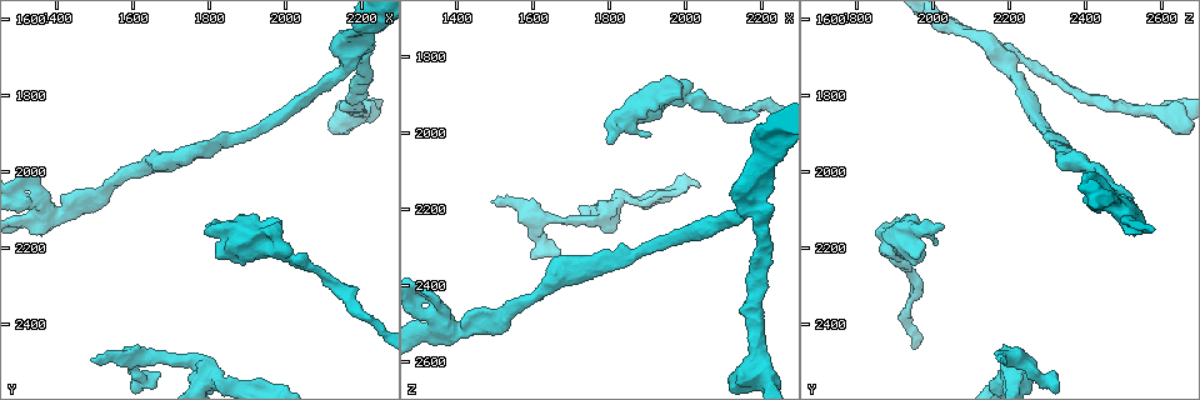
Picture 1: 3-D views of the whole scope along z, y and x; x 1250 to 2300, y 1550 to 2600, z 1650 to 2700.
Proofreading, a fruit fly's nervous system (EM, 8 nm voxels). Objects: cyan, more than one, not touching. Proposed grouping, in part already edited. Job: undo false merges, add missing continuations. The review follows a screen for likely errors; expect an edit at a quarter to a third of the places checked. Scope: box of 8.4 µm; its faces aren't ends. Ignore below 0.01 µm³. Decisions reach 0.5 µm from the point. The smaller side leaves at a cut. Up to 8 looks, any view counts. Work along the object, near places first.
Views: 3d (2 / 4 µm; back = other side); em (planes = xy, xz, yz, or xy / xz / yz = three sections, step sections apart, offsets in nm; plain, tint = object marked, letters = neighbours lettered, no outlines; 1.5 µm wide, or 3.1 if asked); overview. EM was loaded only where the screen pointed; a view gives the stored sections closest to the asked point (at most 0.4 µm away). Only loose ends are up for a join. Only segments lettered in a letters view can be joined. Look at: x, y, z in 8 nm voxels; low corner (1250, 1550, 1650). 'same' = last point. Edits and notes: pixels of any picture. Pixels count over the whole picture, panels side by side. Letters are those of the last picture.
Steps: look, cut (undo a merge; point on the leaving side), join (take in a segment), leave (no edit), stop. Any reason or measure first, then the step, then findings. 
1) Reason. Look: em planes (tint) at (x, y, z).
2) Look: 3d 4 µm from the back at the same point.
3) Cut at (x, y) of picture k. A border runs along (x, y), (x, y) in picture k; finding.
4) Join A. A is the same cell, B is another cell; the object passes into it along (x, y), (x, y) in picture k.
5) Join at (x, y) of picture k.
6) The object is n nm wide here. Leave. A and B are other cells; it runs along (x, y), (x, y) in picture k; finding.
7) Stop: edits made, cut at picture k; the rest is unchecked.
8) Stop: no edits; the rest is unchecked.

An open end. Look: em yz step 8 (letters) at (1490, 2500, 2175).

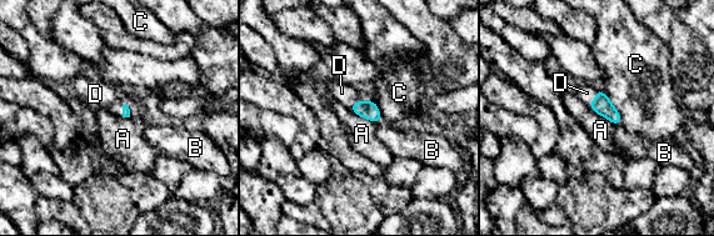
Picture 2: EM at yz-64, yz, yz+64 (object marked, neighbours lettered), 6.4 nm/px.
Join D. D is the same cell, A, B and C are other cells; the neuron continues.

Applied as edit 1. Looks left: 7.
Look: overview.

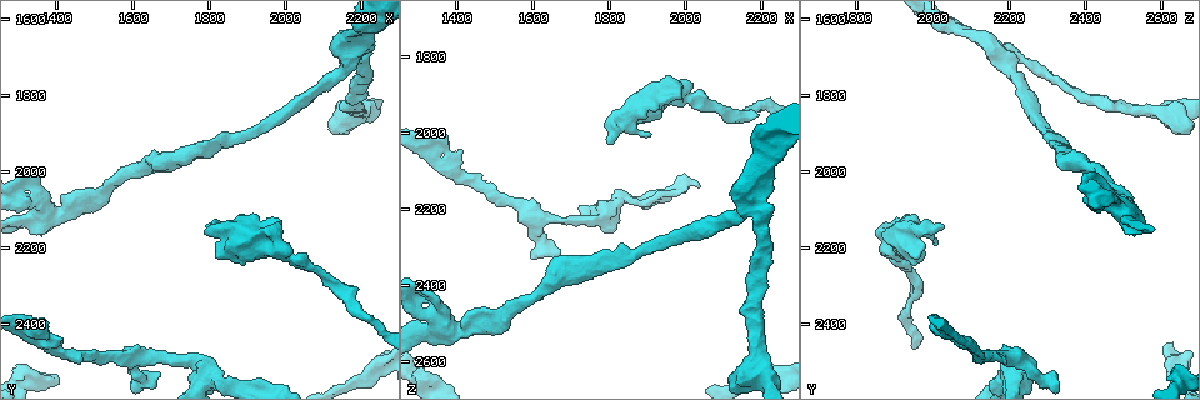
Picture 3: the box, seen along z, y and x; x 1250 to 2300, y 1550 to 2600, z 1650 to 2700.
Look: 3d 4 µm at (1320, 2070, 2390).

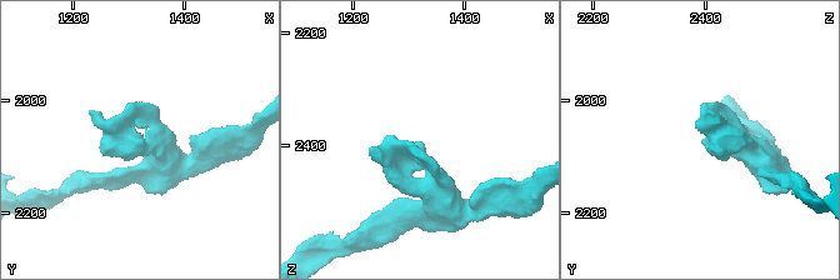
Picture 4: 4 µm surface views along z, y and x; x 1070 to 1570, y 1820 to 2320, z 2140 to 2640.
Shape alone is not enough. Look: em xz step 4 (letters) at (1325, 2075, 2395).

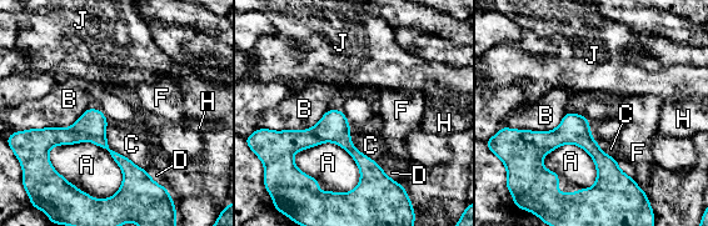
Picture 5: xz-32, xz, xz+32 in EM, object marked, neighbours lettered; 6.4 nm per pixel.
The longest contact is with B, 500 nm. Leave. A, B, C, D, F, H and J are other cells; no lettered segment goes on from it.

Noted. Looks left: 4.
Free end. Look: 3d 4 µm at (1815, 2225, 1955).

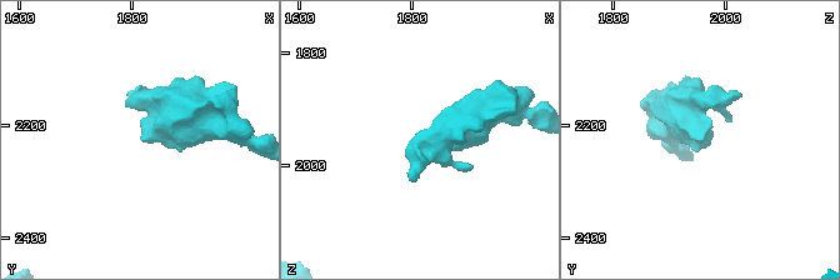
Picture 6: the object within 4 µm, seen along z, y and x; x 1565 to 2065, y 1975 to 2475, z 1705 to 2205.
Need the tissue. Look: em planes (tint) at (1820, 2225, 1955).

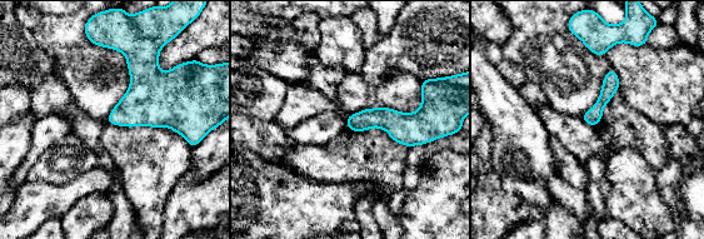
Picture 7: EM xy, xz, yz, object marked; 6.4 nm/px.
Look: em planes (letters) at the same point.

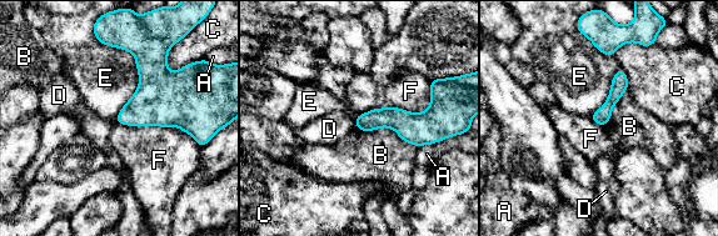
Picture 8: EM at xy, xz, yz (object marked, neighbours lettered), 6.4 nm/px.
Leave. A, B, C, D, E and F are other cells; a border runs along (94, 36), (138, 73), (114, 121) in picture 8; no lettered segment goes on from it.

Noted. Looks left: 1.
Stop: edits made, join at picture 2; the rest is unchecked.

